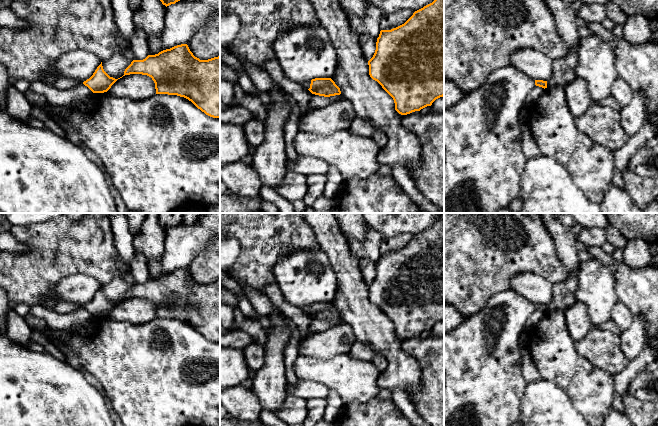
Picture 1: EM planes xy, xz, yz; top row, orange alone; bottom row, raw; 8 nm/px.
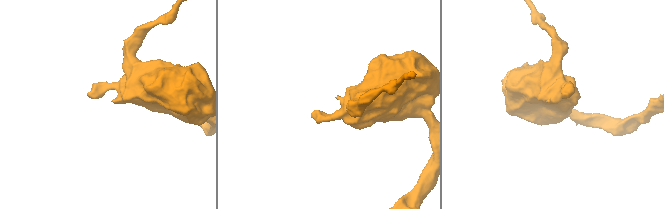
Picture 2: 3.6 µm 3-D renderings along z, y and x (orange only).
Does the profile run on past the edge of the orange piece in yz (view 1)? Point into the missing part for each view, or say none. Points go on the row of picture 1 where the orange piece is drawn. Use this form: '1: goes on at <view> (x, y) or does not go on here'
1: does not go on here

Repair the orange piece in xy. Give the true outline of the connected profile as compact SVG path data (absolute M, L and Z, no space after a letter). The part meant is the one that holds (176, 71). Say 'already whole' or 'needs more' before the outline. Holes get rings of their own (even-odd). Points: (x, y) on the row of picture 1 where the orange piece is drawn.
already whole | M187 44L174 46L143 60L133 60L124 75L142 74L152 78L156 94L184 97L206 115L220 119L220 56L200 60L190 51Z

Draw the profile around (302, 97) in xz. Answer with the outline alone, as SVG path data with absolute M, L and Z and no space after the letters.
M277 59L268 60L262 66L262 69L266 71L272 77L272 79L295 100L300 108L301 115L311 110L310 100L312 93L309 90L304 89L301 83L288 79Z

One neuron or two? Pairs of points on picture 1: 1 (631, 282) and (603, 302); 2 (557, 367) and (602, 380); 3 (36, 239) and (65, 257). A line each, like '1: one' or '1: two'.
1: two
2: one
3: one

